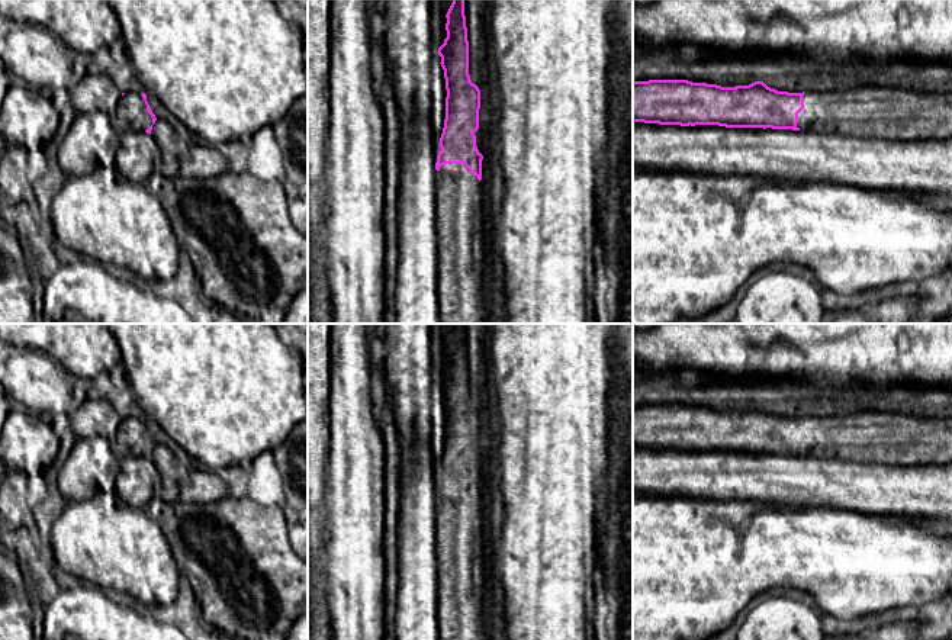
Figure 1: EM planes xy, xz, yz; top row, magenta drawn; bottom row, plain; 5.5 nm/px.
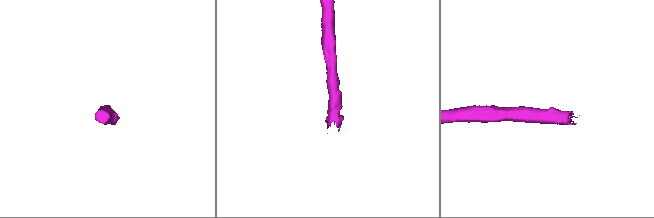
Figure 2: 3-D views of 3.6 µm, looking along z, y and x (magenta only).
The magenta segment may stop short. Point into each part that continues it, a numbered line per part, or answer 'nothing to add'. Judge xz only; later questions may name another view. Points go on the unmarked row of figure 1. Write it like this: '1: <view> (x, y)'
1: xz (457, 515)

